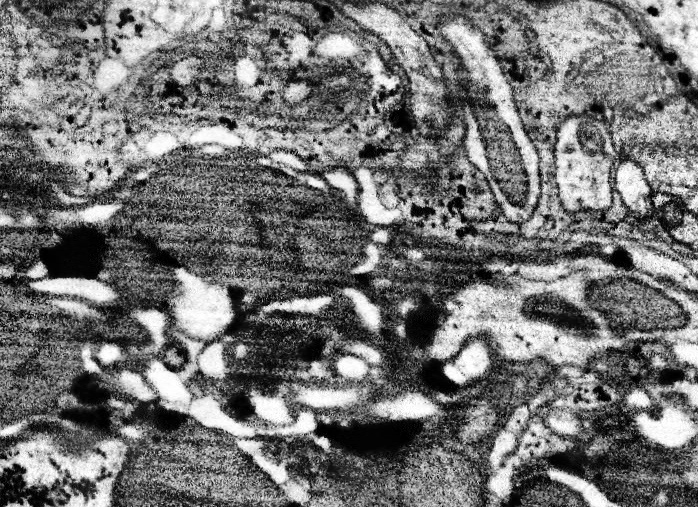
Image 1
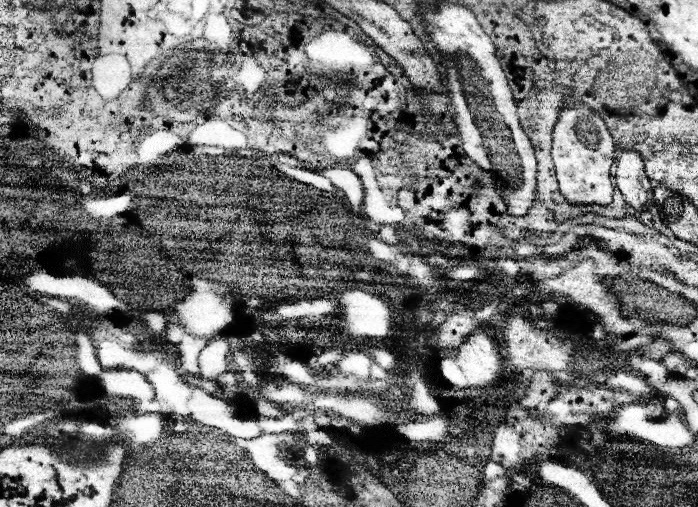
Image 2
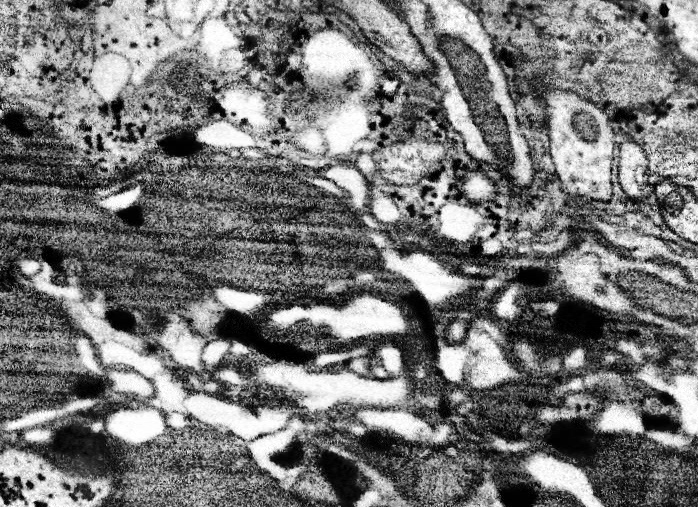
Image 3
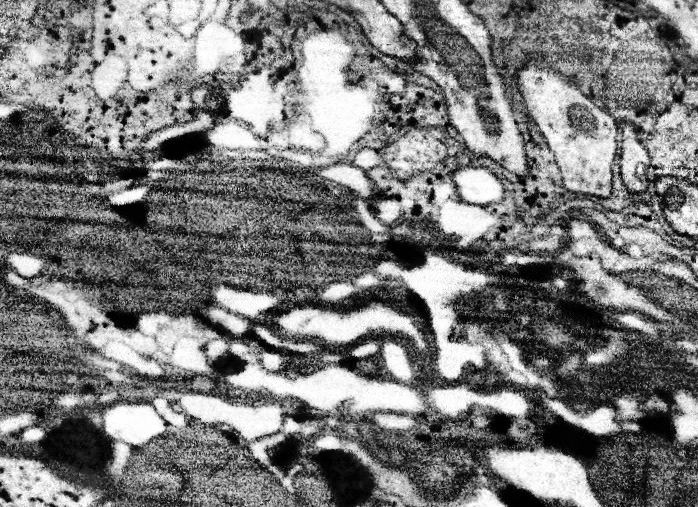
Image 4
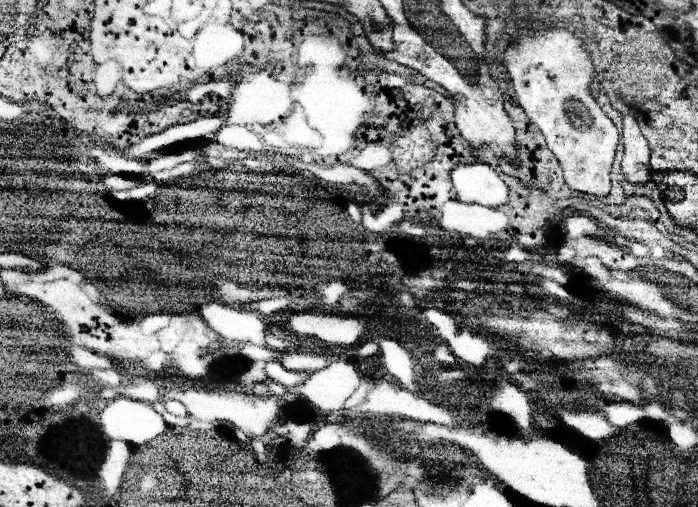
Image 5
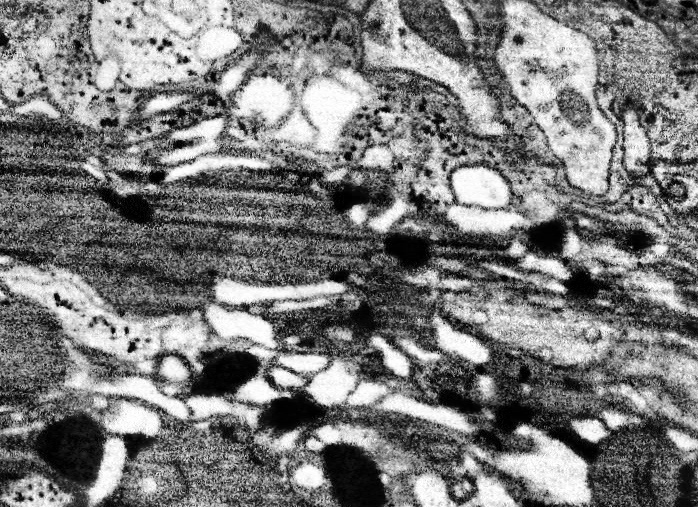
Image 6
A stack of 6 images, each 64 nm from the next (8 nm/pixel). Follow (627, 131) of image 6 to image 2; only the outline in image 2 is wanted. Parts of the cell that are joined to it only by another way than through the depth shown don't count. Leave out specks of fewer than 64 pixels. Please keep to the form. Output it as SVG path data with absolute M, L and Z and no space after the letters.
M624 148L618 156L616 186L620 188L624 200L632 208L642 210L642 208L650 206L650 200L652 200L650 178L644 174L642 156L632 148Z

